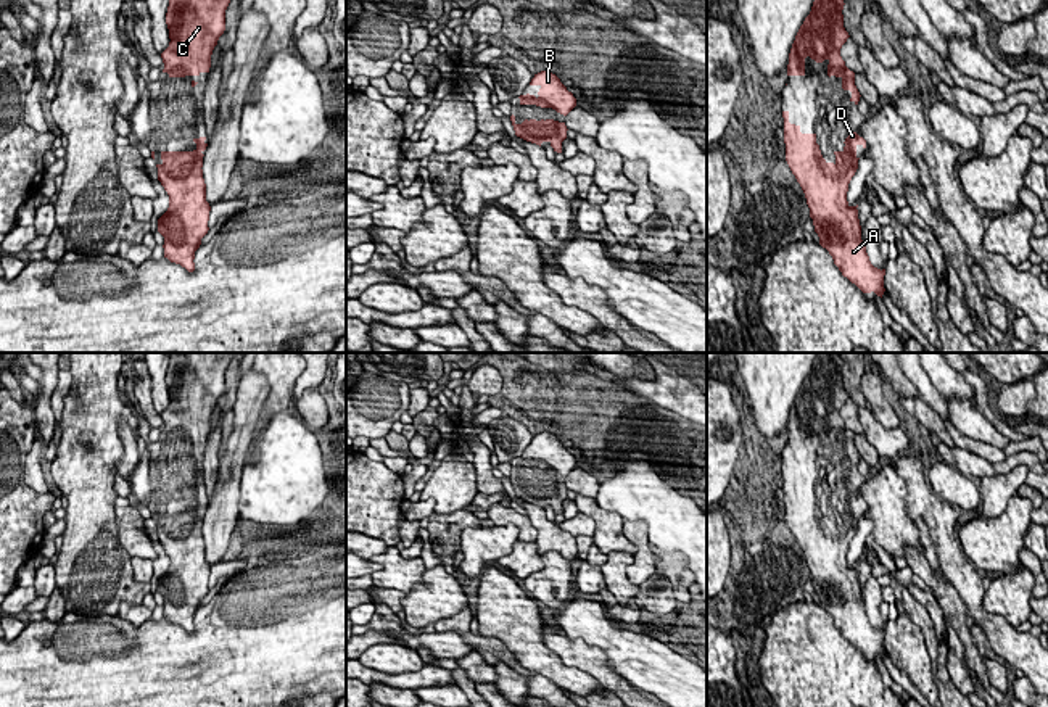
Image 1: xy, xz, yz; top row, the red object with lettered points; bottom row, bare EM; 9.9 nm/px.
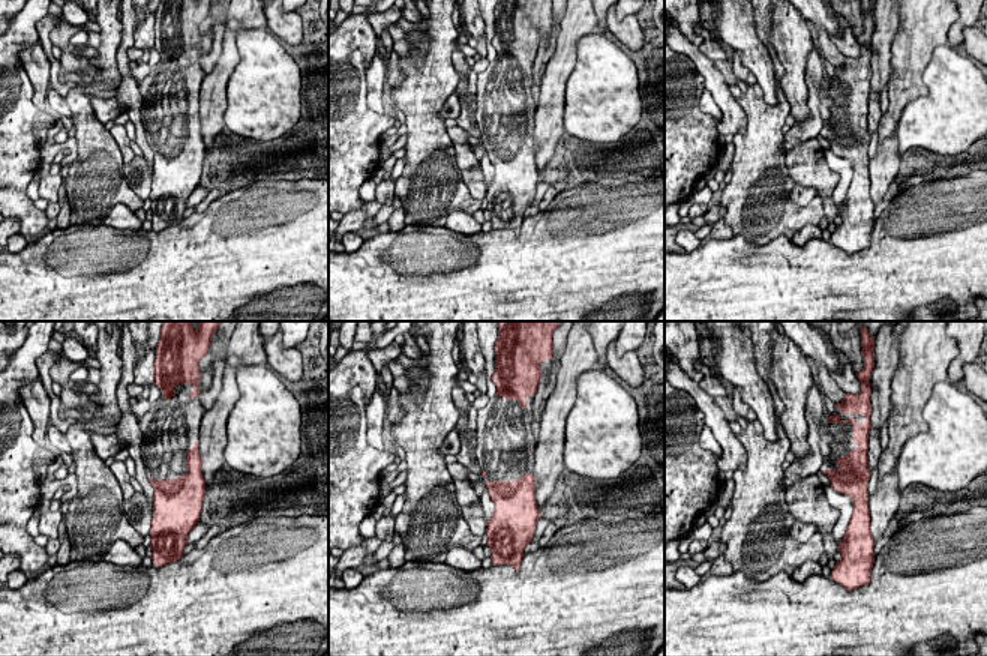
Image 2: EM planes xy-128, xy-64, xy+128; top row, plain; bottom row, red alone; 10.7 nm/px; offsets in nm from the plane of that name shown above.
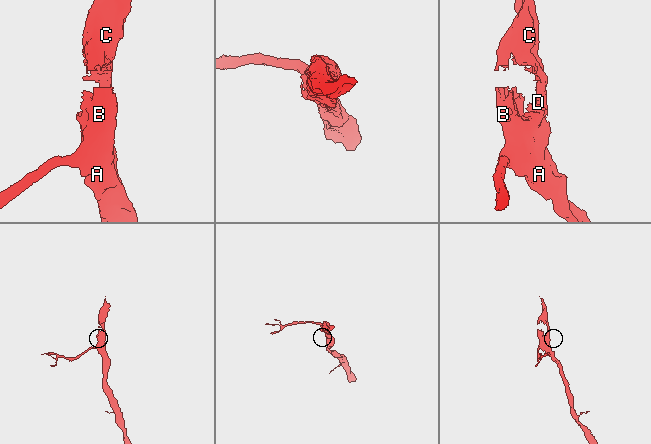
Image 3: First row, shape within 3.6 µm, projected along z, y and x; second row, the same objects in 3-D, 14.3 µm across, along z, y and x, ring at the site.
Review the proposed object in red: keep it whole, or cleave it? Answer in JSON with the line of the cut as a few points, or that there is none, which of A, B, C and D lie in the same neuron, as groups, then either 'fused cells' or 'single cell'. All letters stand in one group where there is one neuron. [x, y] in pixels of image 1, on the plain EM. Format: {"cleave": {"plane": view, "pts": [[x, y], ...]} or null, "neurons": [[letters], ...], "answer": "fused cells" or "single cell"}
{"cleave": null, "neurons": [["A", "B", "C", "D"]], "answer": "single cell"}

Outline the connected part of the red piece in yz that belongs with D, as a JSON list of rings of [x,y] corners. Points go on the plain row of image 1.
[[[782,472],[782,478],[786,522],[805,554],[819,606],[829,612],[844,638],[863,654],[874,652],[882,659],[885,630],[871,625],[861,601],[858,565],[847,562],[848,544],[858,530],[856,507],[866,509],[866,501],[848,493],[844,511],[834,512],[836,522],[827,523],[816,494],[802,494],[800,486],[789,483],[789,472]]]

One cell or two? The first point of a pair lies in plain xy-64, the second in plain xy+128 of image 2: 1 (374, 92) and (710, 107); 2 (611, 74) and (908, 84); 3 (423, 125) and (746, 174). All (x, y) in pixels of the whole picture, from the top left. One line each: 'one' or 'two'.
1: one
2: two
3: one

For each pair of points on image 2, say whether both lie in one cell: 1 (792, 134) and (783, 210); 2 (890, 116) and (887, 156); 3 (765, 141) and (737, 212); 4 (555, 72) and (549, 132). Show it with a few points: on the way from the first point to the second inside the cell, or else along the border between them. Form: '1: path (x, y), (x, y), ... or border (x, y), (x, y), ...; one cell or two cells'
1: border (783, 134), (785, 153); two cells
2: border (894, 131), (879, 143); two cells
3: path (759, 159), (759, 173), (749, 183), (746, 194); one cell
4: path (552, 87), (549, 117); one cell

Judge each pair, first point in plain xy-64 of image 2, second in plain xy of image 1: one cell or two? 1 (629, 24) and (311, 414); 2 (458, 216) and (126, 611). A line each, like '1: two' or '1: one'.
1: one
2: one

